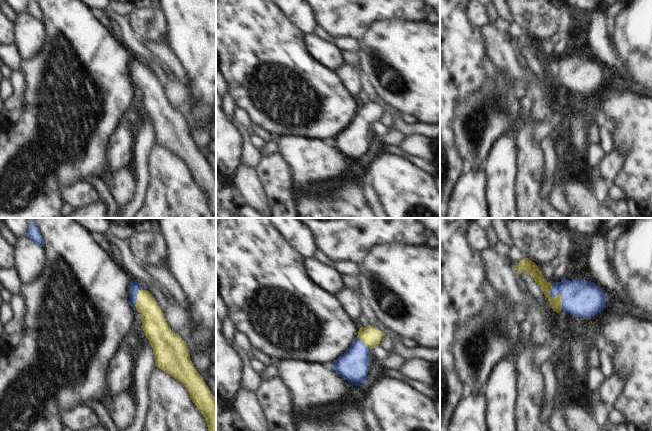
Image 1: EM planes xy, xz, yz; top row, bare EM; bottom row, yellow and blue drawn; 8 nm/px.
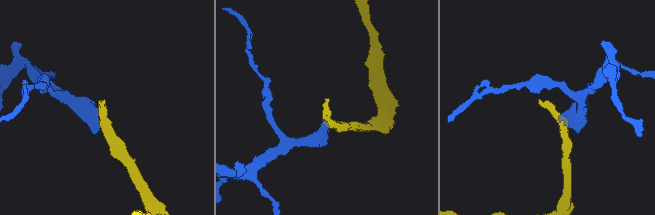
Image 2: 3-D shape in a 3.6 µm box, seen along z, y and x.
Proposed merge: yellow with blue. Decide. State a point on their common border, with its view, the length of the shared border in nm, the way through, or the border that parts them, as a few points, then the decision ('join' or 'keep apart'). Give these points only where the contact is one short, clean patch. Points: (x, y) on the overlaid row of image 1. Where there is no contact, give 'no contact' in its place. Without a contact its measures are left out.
contact yz (557, 295); length 220 nm; way yz (555, 302), (557, 295), (580, 297); join

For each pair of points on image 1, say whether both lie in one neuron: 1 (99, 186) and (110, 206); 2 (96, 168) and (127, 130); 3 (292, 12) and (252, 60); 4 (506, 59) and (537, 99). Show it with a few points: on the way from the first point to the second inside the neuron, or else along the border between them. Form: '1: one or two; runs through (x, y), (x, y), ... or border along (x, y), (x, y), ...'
1: one; runs through (102, 191), (108, 201)
2: two; border along (113, 132), (108, 141), (106, 172), (104, 174)
3: two; border along (279, 10), (304, 33)
4: one; runs through (518, 71), (527, 73), (535, 81), (535, 87)

